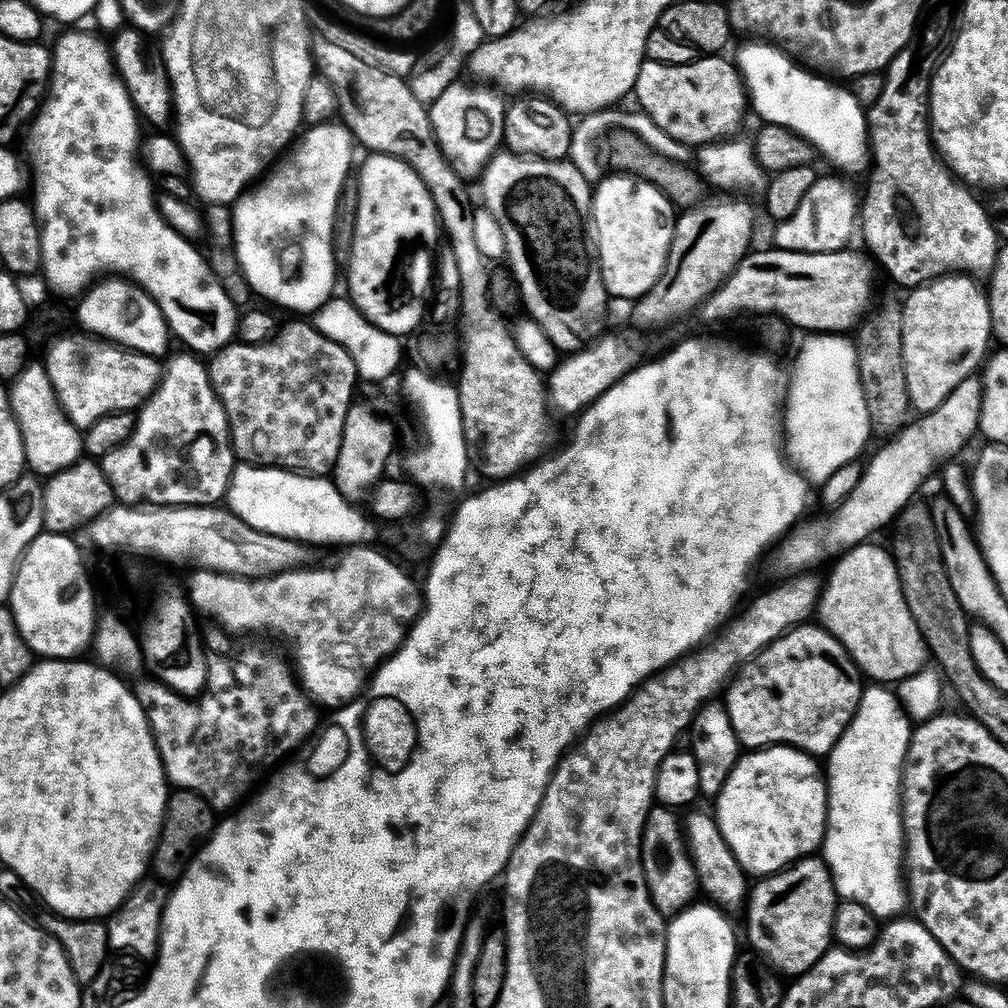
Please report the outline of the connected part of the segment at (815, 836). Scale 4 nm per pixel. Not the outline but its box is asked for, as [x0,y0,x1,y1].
[714,748,828,878]

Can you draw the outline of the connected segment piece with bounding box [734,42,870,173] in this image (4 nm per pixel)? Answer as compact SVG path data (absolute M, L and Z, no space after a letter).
M771 42L748 44L737 56L734 56L740 75L744 82L746 95L751 107L761 116L764 124L777 124L800 136L811 144L817 153L820 152L840 172L864 172L870 168L870 141L868 139L868 117L865 109L854 99L847 87L839 88L839 83L829 82L801 66L787 52Z

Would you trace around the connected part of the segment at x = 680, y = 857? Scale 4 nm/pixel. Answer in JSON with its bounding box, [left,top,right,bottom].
[642,806,698,918]

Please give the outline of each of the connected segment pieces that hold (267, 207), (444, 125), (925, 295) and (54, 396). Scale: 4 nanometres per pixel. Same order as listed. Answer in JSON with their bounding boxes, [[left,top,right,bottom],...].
[[234,122,358,314],[430,82,506,182],[902,274,993,413],[10,363,85,478]]

